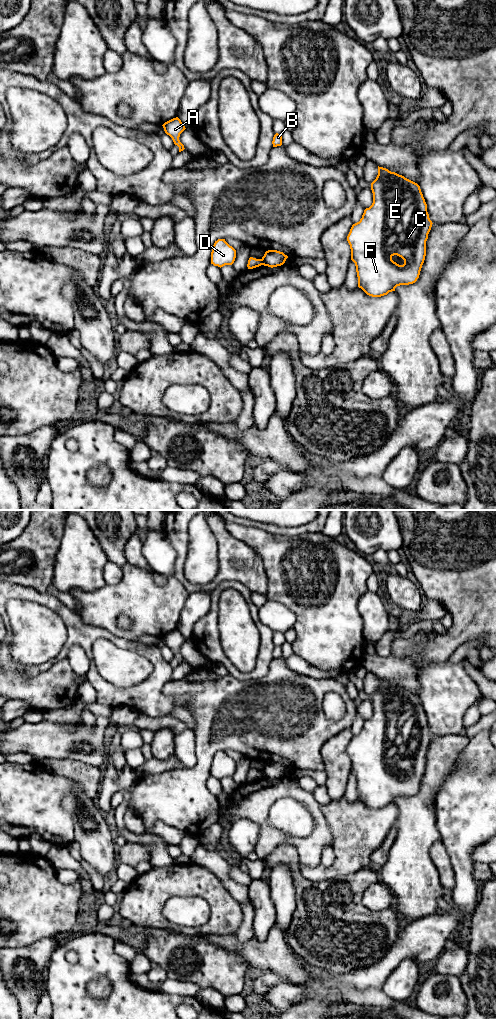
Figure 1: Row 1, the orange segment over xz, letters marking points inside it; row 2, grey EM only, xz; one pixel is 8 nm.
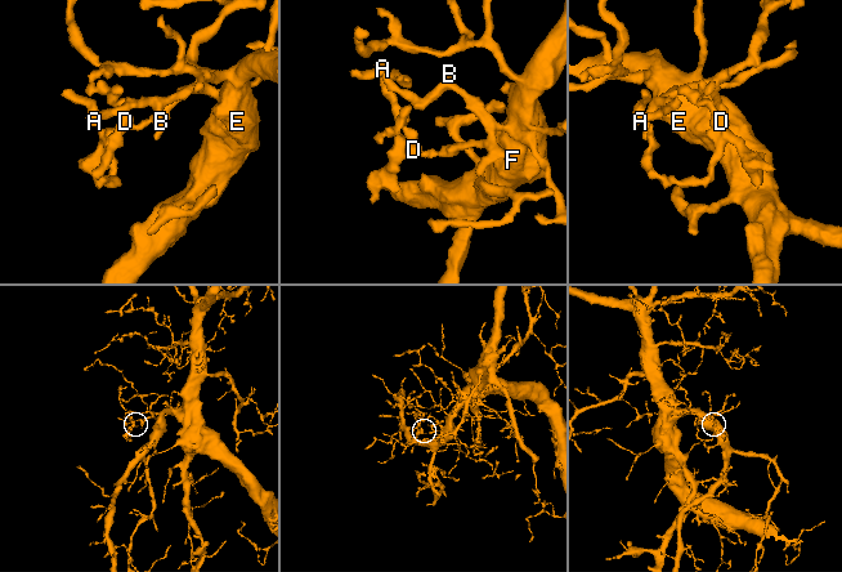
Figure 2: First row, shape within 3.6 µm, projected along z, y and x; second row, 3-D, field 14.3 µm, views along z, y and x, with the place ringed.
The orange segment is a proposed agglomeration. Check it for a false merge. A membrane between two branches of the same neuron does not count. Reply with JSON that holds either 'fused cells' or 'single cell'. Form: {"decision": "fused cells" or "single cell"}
{"decision": "fused cells"}

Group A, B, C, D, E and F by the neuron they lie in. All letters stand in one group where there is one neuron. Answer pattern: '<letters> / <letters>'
A B C E F / D

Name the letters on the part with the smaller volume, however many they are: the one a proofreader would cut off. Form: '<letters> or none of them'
D

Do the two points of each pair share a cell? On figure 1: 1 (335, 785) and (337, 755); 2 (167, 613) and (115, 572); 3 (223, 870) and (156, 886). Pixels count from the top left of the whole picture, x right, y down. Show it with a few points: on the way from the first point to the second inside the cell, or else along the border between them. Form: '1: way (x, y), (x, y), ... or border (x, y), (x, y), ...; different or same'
1: way (337, 778), (337, 762); same
2: border (123, 567), (123, 576), (114, 584), (106, 584); different
3: border (191, 863), (197, 863), (210, 870), (227, 891); different

